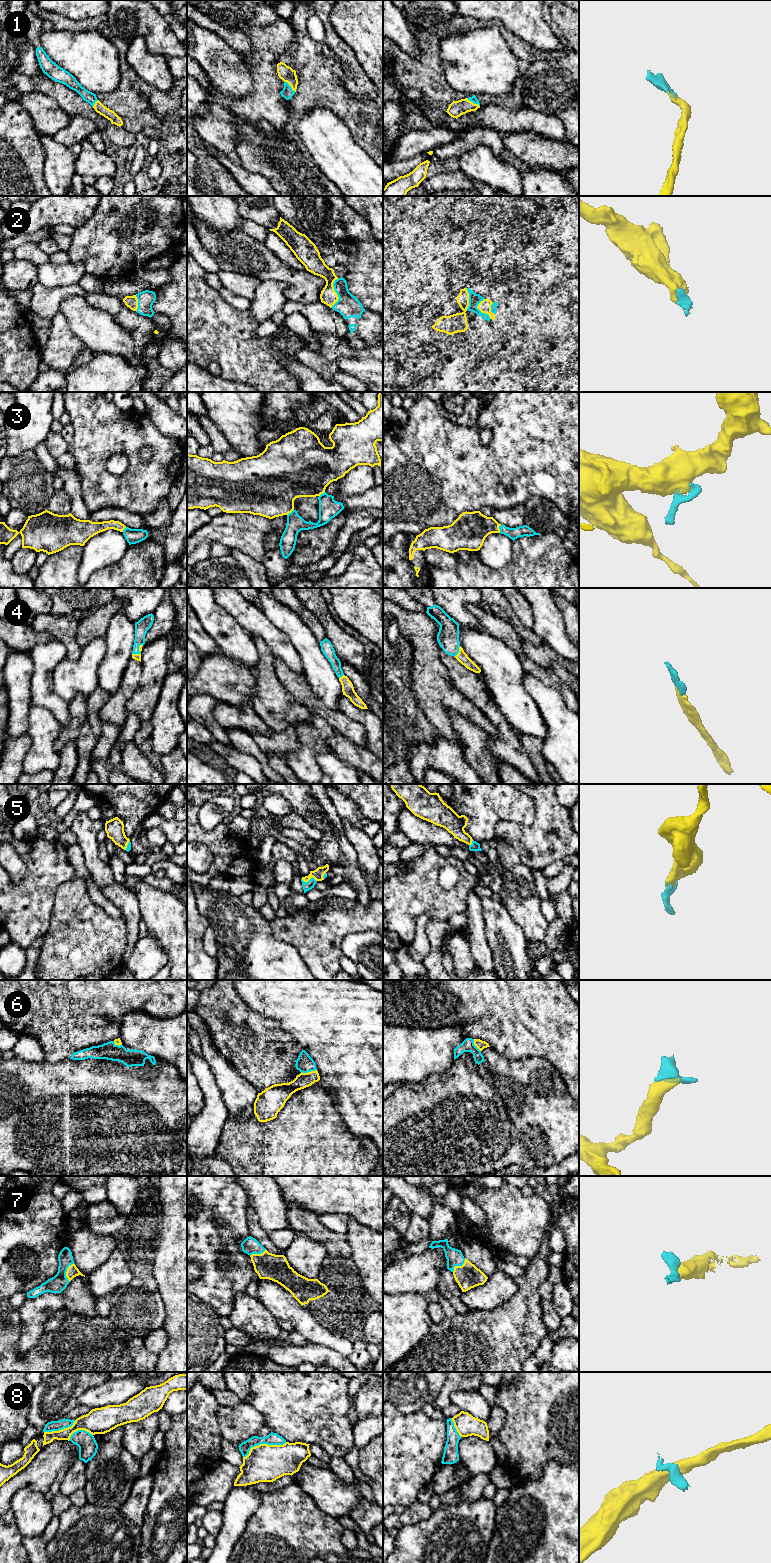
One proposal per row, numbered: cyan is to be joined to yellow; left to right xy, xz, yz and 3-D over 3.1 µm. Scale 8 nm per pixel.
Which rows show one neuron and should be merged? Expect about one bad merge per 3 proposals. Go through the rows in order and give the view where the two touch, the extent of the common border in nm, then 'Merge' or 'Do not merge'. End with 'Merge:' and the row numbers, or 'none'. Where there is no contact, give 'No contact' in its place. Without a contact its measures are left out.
1: Touches yellow in xz. Shared border 130 nm. Merge
2: Touches yellow in xz. Shared border 240 nm. Merge
3: Touches yellow in yz. Shared border 70 nm. Merge
4: Touches yellow in yz. Shared border 100 nm. Merge
5: Touches yellow in xz. Shared border 130 nm. Merge
6: Touches yellow in xz. Shared border 130 nm. Merge
7: Touches yellow in xy. Shared border 160 nm. Merge
8: Touches yellow in xz. Shared border 380 nm. Do not merge
Merge: 1, 2, 3, 4, 5, 6, 7

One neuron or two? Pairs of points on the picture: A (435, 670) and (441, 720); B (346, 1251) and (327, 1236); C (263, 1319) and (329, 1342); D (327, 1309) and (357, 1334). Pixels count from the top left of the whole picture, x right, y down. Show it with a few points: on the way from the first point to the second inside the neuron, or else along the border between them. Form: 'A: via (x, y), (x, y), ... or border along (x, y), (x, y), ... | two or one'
A: via (435, 682), (435, 708) | one
B: via (341, 1247), (332, 1240) | one
C: border along (261, 1302), (277, 1319) | two
D: via (334, 1311), (350, 1327) | one

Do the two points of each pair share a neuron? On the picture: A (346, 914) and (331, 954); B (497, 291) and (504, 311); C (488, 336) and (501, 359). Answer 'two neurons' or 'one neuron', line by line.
A: one neuron
B: two neurons
C: one neuron

